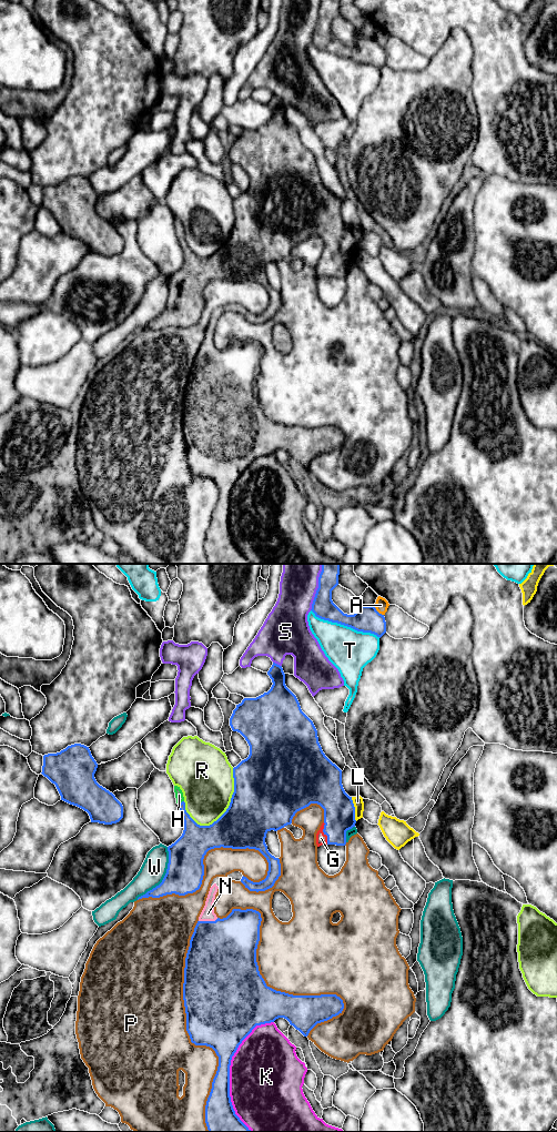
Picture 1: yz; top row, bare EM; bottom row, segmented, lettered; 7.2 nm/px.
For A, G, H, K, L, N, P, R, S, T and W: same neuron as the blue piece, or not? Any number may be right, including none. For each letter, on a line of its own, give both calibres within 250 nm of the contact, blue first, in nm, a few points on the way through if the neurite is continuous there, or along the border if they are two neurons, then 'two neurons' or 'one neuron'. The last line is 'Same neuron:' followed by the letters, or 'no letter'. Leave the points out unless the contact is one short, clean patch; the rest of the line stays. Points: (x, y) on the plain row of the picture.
A: 190 nm thick on the blue side, 90 nm on the other; two neurons
G: 220 nm thick on the blue side, 80 nm on the other; runs through yz (338, 241), (337, 252), (324, 265), (321, 270); one neuron
H: 160 nm thick on the blue side, 60 nm on the other; runs through yz (193, 266), (181, 234), (179, 226); one neuron
K: 240 nm thick on the blue side, 500 nm on the other; two neurons
L: 240 nm thick on the blue side, 70 nm on the other; two neurons
N: 480 nm thick on the blue side, 100 nm on the other; one neuron
P: 500 nm thick on the blue side, 480 nm on the other; two neurons
R: 440 nm thick on the blue side, 380 nm on the other; two neurons
S: 160 nm thick on the blue side, 280 nm on the other; two neurons
T: 190 nm thick on the blue side, 300 nm on the other; two neurons
W: 260 nm thick on the blue side, 180 nm on the other; two neurons
Same neuron: G, H, N

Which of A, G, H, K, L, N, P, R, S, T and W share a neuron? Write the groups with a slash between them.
A / G H N / K / L / P / R / S / T / W

